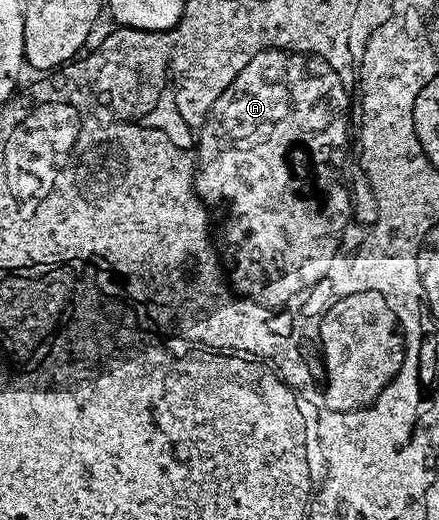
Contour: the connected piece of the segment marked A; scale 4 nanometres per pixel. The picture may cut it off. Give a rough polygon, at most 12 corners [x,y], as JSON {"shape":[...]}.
{"shape":[[264,48],[199,129],[234,293],[276,310],[351,223],[351,97]]}

